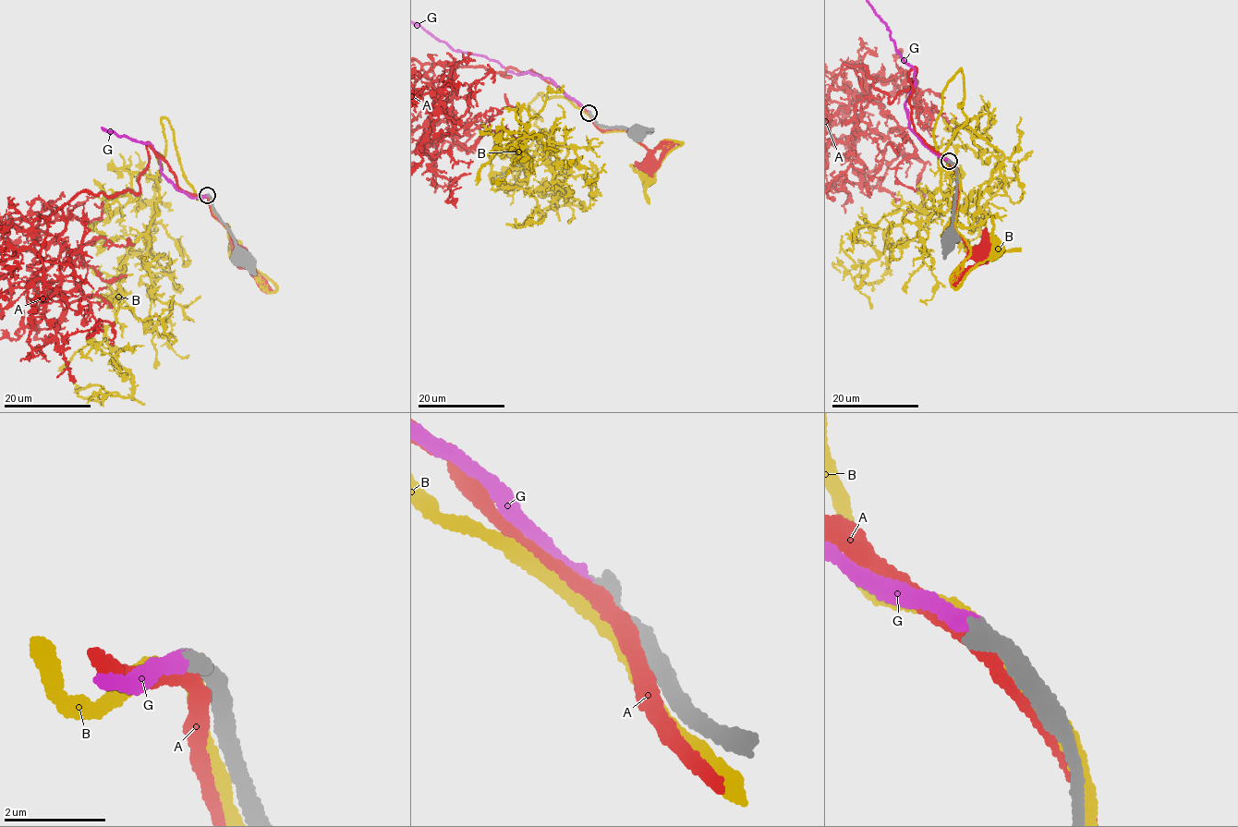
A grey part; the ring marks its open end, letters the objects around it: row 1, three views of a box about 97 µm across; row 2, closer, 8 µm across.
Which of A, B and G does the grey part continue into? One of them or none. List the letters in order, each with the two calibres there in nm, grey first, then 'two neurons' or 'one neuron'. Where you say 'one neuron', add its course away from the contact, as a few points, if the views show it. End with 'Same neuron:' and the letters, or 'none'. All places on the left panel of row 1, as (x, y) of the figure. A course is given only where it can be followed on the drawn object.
A: 480/320 nm | two neurons
B: 360/280 nm | two neurons
G: 400/300 nm | one neuron
Same neuron: G

